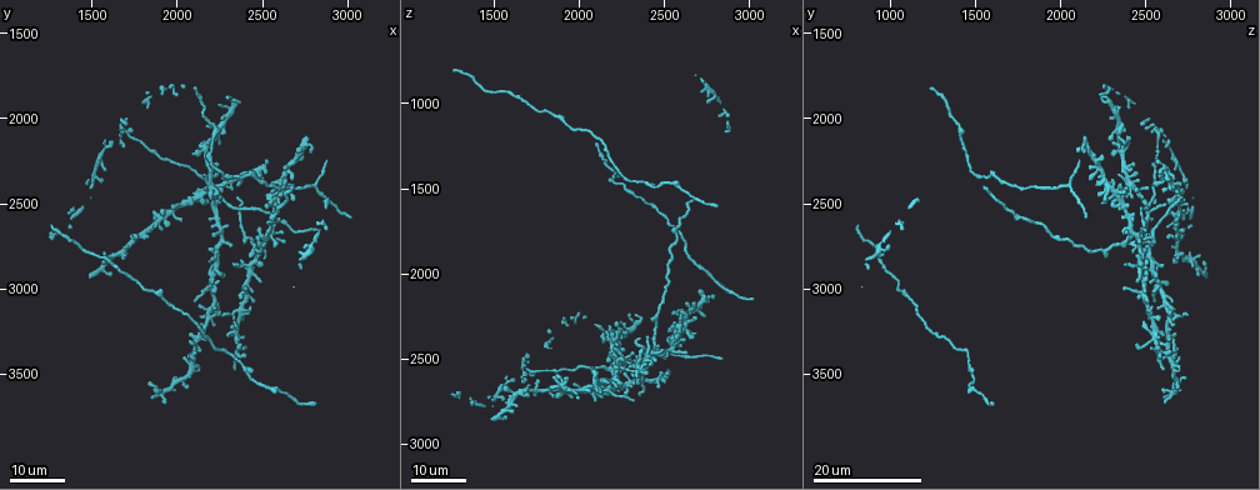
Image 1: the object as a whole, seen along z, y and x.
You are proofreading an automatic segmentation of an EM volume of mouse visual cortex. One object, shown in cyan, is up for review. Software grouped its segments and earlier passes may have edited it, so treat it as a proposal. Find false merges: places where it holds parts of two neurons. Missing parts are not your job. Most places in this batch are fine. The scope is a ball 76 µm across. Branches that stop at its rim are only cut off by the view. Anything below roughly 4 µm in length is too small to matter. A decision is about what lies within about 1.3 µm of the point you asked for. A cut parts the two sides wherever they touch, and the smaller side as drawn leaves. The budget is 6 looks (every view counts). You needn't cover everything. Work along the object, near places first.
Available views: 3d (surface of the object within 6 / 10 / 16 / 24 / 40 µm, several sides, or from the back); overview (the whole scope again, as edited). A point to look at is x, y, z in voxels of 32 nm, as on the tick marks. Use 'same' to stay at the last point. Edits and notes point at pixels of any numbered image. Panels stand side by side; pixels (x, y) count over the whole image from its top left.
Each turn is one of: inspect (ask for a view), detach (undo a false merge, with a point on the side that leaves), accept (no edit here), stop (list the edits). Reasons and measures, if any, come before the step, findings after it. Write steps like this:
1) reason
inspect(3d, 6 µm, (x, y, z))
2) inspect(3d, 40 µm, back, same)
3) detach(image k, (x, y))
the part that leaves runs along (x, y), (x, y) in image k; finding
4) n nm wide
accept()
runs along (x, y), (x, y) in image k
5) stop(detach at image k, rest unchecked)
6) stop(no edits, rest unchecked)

three arms meet
inspect(3d, 24 µm, (2800, 2400, 2040))

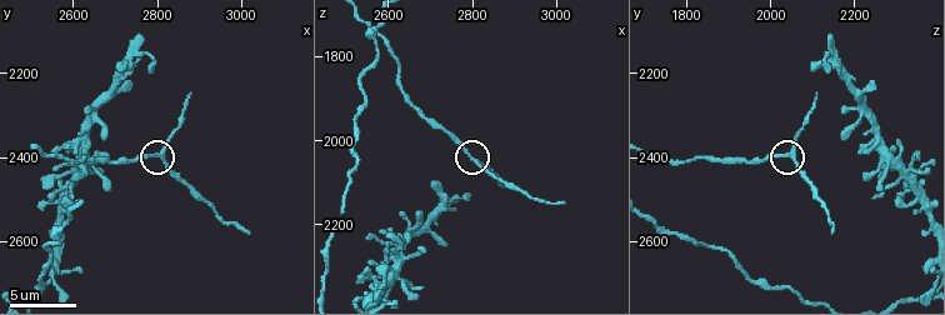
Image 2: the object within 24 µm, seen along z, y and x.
inspect(3d, 10 µm, (2800, 2400, 2045))

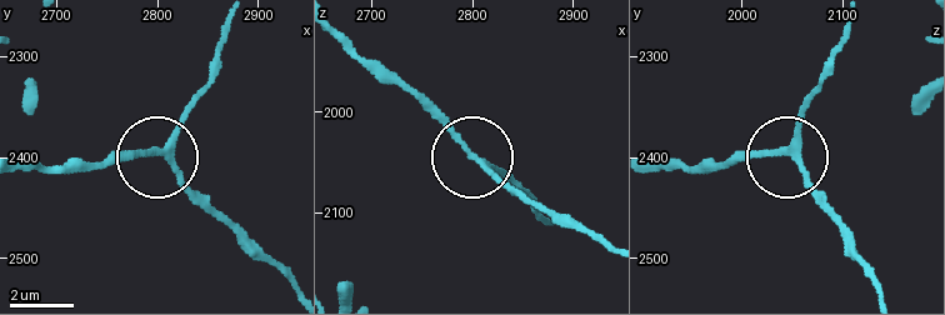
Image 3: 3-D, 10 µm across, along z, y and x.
inspect(3d, 6 µm, (2800, 2394, 2040))

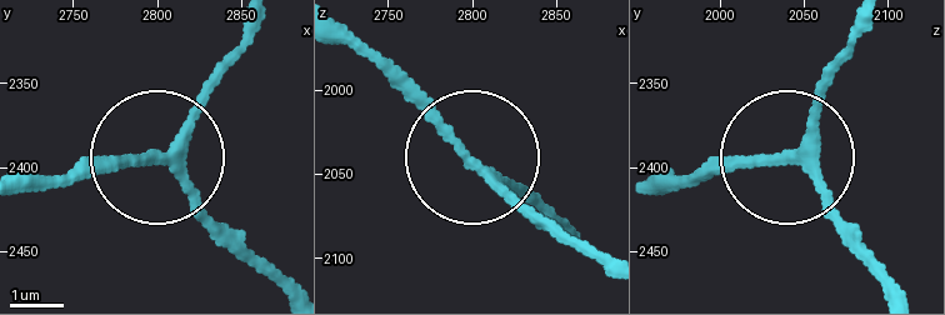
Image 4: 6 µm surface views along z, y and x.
side arm 10 µm
accept()
one neuron here

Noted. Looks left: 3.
inspect(3d, 24 µm, (2400, 3000, 2480))

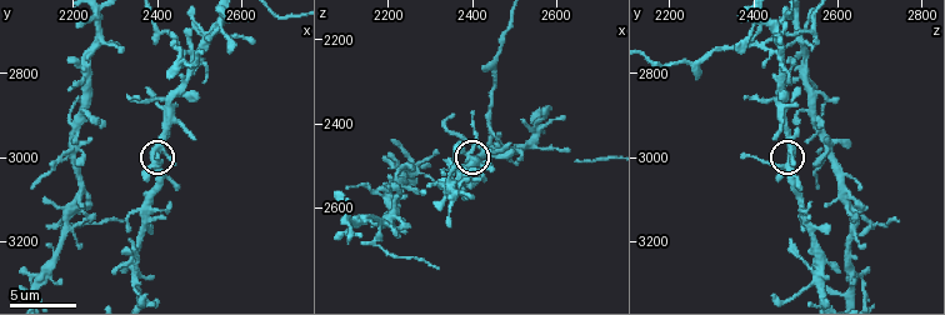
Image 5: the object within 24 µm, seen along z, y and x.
closer look
inspect(3d, 6 µm, (2390, 3030, 2470))

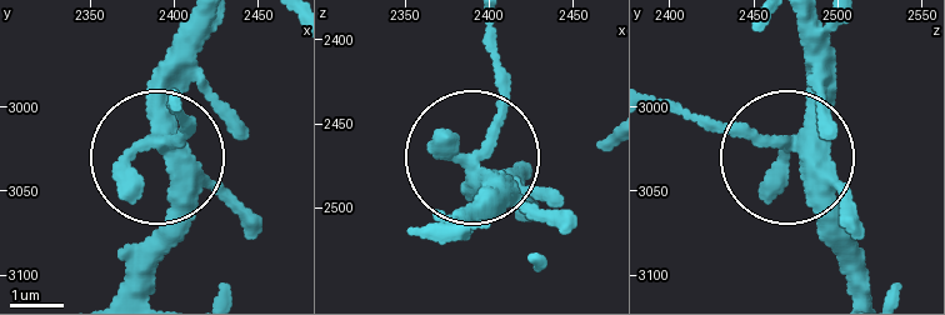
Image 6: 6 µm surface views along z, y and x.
other side
inspect(3d, 6 µm, back, (2392, 3024, 2478))

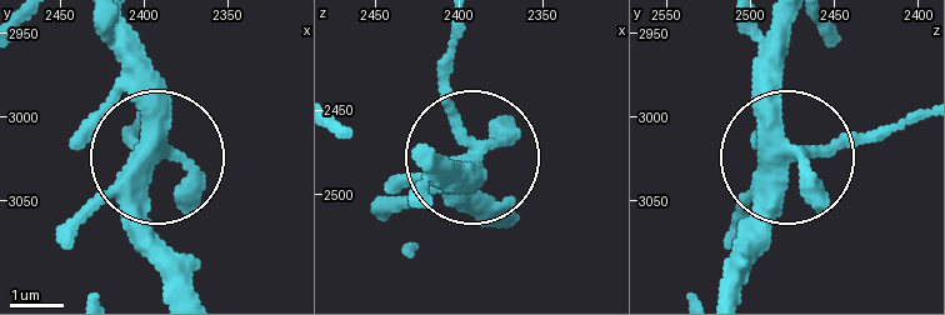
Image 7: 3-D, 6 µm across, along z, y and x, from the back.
accept()
runs along (784, 29), (788, 146), (914, 124) in image 7; all the same neuron

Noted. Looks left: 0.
stop(no edits, rest unchecked)

